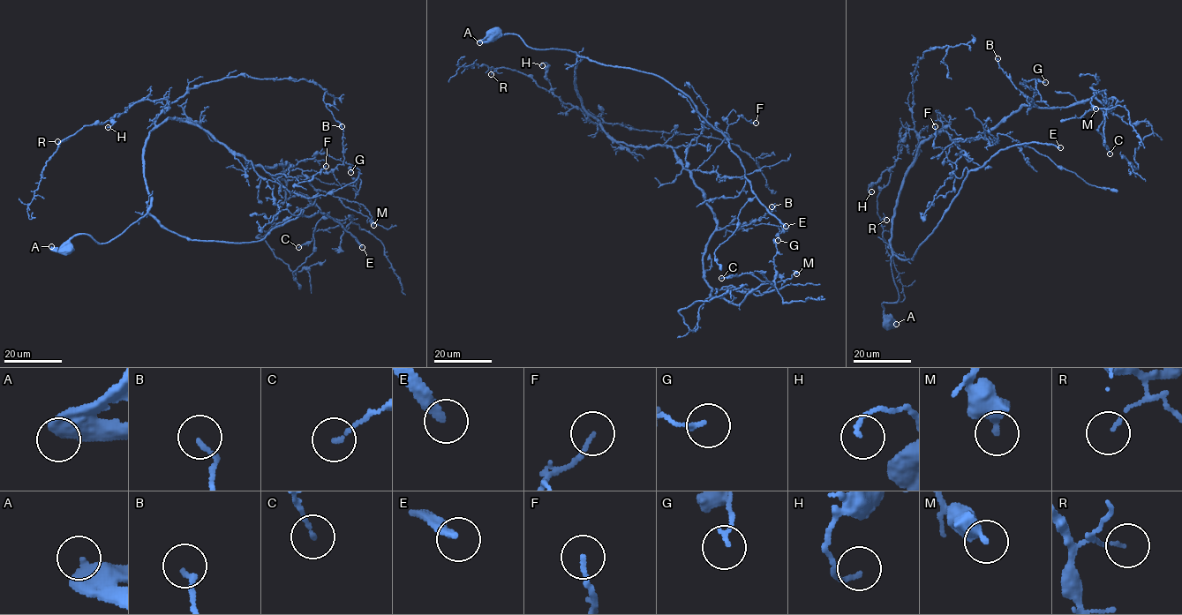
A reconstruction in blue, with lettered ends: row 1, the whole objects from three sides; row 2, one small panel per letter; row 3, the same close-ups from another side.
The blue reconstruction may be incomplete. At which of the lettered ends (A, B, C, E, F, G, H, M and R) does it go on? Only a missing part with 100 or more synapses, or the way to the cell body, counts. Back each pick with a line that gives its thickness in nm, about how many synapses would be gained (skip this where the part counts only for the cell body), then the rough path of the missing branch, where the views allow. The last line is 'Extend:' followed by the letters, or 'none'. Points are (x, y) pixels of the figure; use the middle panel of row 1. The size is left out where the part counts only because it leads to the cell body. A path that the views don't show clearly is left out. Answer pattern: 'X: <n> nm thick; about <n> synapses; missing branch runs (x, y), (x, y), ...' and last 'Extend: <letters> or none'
E: 280 nm thick; about 200 synapses
Extend: E

